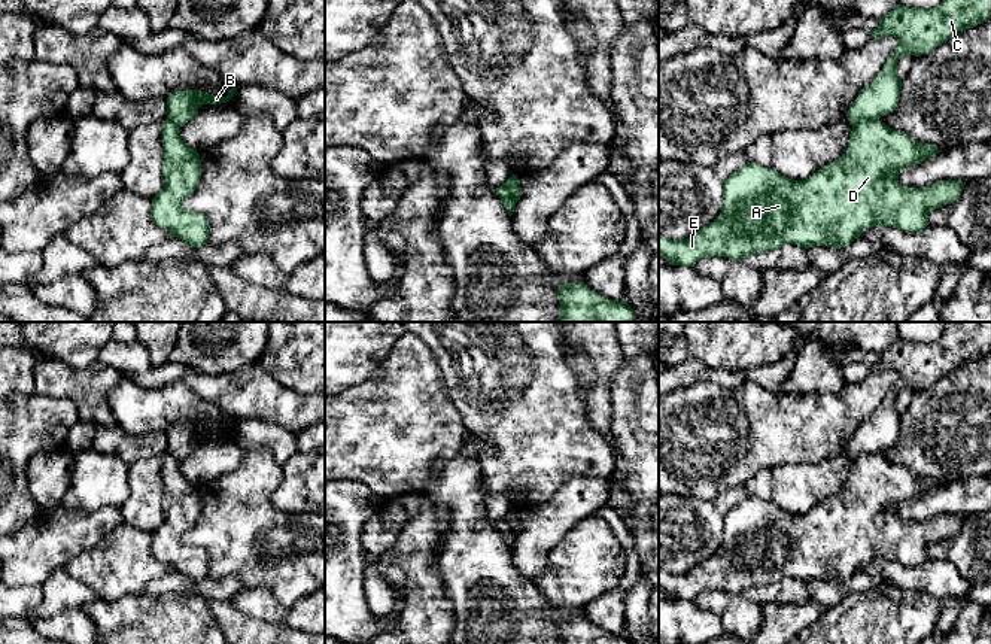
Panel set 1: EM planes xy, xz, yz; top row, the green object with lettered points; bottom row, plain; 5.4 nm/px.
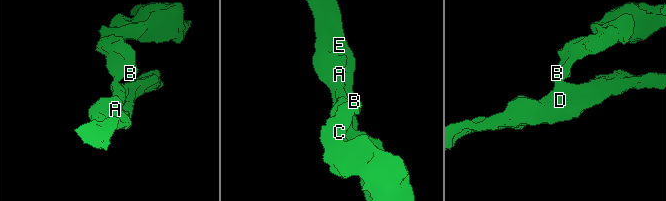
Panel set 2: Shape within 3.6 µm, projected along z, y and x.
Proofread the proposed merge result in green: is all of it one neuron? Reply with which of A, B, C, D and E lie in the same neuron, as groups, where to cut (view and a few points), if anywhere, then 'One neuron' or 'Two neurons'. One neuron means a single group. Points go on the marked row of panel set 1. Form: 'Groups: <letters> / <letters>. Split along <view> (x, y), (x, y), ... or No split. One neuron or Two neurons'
Groups: A D E / B C. Split along yz (878, 118), (859, 121), (853, 127). Two neurons

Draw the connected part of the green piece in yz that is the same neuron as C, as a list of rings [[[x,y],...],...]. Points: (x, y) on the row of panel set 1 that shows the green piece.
[[[942,0],[934,7],[899,3],[870,31],[872,39],[894,36],[899,45],[882,70],[858,92],[846,113],[849,124],[854,127],[861,121],[876,121],[896,110],[902,91],[897,63],[903,55],[931,52],[952,36],[988,19],[991,0]]]

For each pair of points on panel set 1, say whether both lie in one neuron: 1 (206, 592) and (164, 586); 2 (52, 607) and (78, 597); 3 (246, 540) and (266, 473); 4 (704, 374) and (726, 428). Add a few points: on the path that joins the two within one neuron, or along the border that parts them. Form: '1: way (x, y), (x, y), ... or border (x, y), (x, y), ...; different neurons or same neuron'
1: way (195, 588), (175, 586); same neuron
2: way (58, 601), (63, 597), (72, 597); same neuron
3: way (246, 523), (246, 512), (251, 507), (251, 489); same neuron
4: border (741, 382), (732, 388), (695, 382), (674, 391); different neurons

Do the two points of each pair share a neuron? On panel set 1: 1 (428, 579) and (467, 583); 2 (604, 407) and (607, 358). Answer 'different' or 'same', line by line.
1: different
2: same

